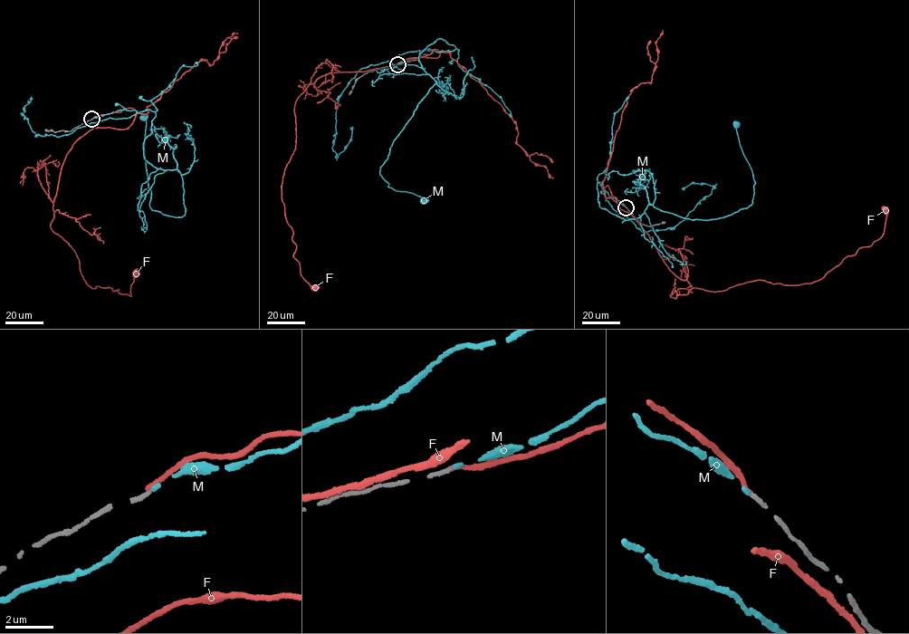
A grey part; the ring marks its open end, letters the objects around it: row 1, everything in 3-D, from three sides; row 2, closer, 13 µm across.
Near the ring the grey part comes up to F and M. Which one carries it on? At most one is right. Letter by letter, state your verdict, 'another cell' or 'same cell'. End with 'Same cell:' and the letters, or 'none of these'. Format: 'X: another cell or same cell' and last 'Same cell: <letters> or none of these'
F: another cell
M: same cell
Same cell: M

